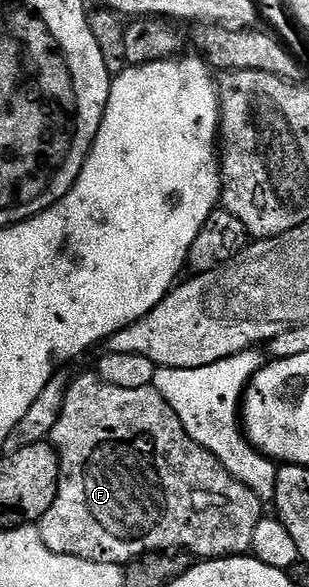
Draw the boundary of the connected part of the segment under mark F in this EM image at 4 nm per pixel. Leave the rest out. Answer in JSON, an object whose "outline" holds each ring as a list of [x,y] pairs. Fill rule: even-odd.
{"outline":[[[94,371],[87,372],[76,380],[72,379],[67,385],[65,402],[61,406],[61,418],[57,418],[57,426],[53,426],[49,443],[59,453],[59,489],[53,506],[49,506],[49,510],[39,519],[37,527],[41,534],[41,542],[45,542],[45,546],[53,550],[53,554],[65,554],[82,560],[123,566],[146,552],[182,550],[192,557],[195,555],[195,558],[222,558],[250,553],[253,530],[257,530],[257,522],[265,518],[264,501],[259,500],[257,494],[249,490],[249,486],[233,478],[233,474],[229,474],[229,470],[221,466],[221,462],[214,454],[197,442],[193,442],[193,438],[189,438],[185,426],[181,426],[181,418],[173,414],[173,406],[169,406],[169,402],[161,398],[155,387],[121,390],[121,386],[109,386],[109,382],[102,380]]]}

